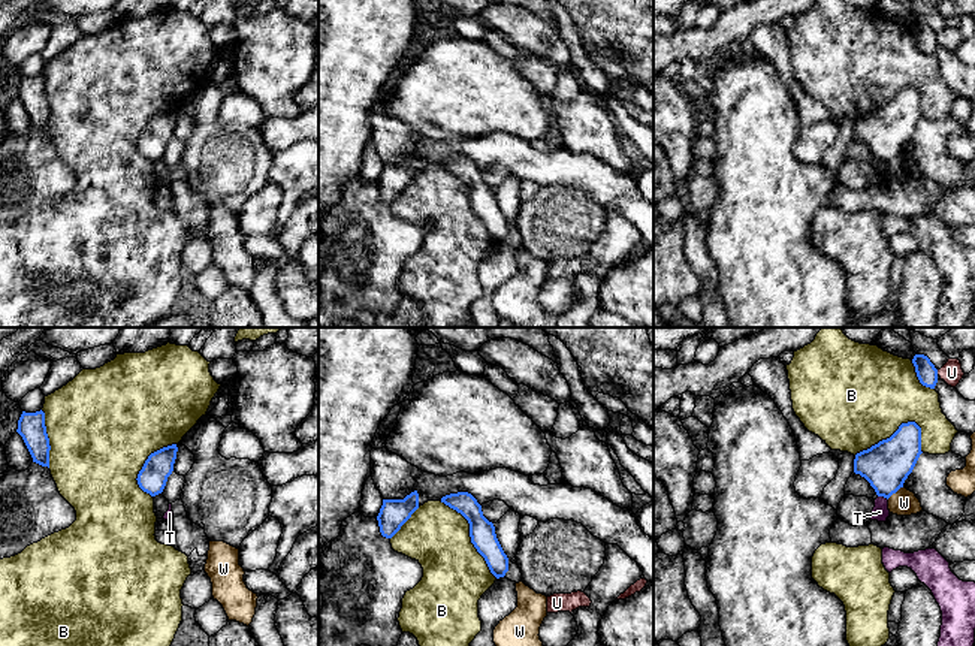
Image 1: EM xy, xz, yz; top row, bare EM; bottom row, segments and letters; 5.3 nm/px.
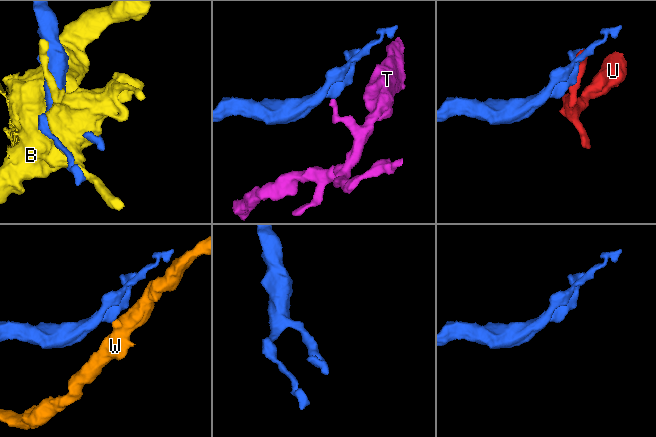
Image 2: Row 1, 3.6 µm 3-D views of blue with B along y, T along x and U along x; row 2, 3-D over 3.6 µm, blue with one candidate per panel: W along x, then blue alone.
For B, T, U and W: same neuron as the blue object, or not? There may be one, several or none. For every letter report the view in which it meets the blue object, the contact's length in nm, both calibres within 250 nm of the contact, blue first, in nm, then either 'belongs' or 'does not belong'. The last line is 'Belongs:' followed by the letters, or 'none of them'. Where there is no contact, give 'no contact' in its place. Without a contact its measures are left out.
B: meets blue in yz; contact 400 nm long; 260 nm thick on the blue side, 480 nm on the other; does not belong
T: meets blue in yz; contact 60 nm long; 260 nm thick on the blue side, 90 nm on the other; does not belong
U: meets blue in yz; contact 30 nm long; 110 nm thick on the blue side, 120 nm on the other; does not belong
W: meets blue in yz; contact 110 nm long; 260 nm thick on the blue side, 140 nm on the other; does not belong
Belongs: none of them

